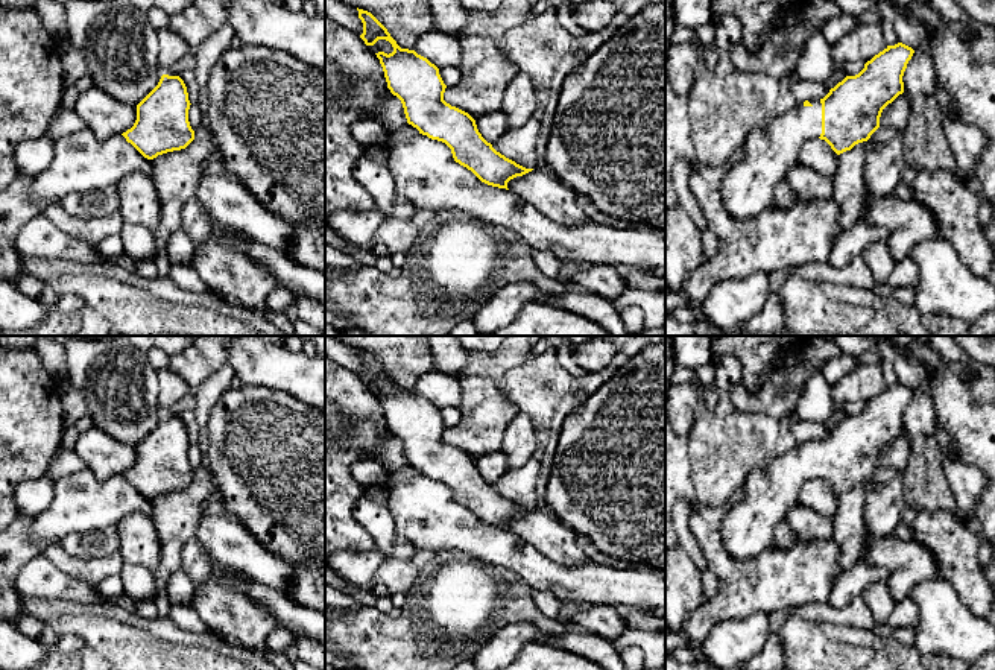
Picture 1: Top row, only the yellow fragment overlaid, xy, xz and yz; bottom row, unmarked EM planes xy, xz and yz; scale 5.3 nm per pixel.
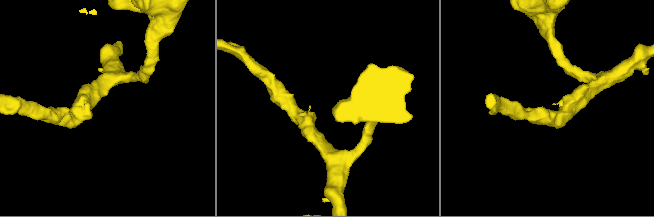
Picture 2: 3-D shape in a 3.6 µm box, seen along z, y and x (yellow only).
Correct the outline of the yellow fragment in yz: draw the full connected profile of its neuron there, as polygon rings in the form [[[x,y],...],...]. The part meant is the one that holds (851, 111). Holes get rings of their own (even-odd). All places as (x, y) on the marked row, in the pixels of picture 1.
[[[902,43],[887,46],[858,74],[846,76],[823,99],[798,102],[784,115],[755,129],[744,143],[743,158],[722,179],[720,196],[726,213],[735,219],[749,219],[766,210],[773,202],[775,187],[785,179],[807,140],[825,140],[837,155],[867,141],[880,128],[883,109],[904,93],[902,76],[913,53]]]

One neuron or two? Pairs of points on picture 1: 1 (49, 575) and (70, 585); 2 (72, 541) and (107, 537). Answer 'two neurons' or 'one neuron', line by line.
1: one neuron
2: one neuron

